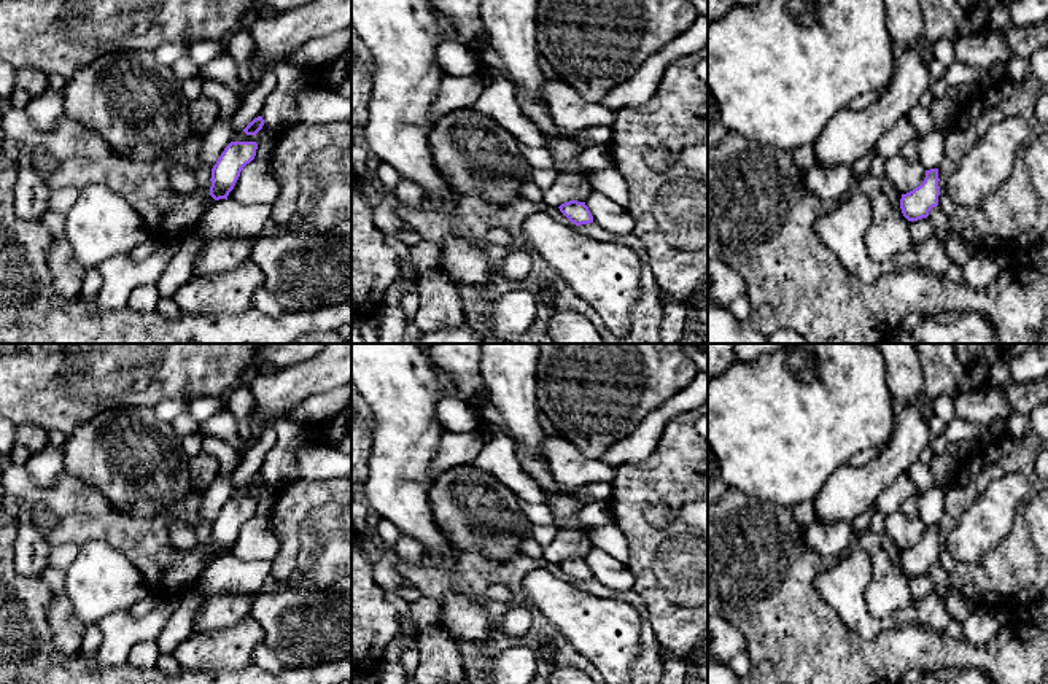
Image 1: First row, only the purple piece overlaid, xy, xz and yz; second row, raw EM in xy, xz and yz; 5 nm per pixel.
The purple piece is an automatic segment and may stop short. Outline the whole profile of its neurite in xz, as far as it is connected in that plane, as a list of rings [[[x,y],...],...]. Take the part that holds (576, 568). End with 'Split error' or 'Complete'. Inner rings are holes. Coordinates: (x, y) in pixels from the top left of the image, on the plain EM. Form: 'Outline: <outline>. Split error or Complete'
Outline: [[[569,557],[558,565],[576,582],[593,579],[593,573],[585,558]]]. Complete

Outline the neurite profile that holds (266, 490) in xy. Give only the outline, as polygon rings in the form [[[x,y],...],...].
[[[264,479],[262,485],[256,492],[246,492],[243,487],[234,490],[232,498],[256,498],[258,501],[269,498],[275,493],[275,488]]]

